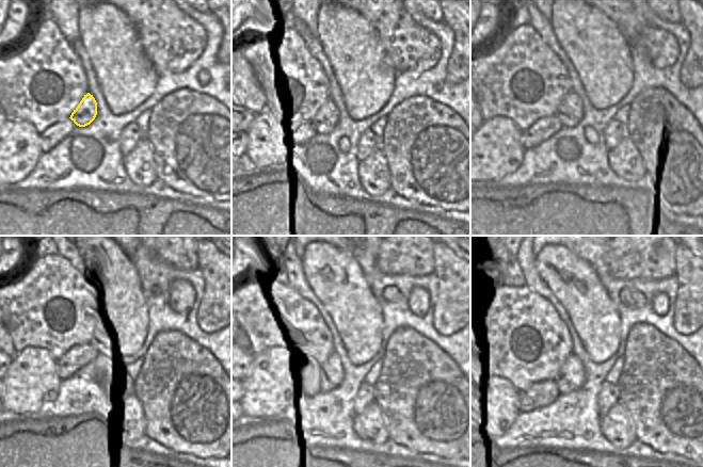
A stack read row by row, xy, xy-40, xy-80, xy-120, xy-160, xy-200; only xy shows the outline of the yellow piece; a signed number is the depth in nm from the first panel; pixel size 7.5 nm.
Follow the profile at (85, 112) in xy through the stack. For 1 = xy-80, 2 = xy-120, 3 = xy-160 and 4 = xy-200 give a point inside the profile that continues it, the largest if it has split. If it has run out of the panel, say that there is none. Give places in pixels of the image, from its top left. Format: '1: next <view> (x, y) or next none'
1: next xy-80 (569, 112)
2: next xy-120 (84, 354)
3: next xy-160 (330, 374)
4: next xy-200 (572, 375)

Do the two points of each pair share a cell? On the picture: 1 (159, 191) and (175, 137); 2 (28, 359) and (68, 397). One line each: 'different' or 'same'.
1: different
2: different

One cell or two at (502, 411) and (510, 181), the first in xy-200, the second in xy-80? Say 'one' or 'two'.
two

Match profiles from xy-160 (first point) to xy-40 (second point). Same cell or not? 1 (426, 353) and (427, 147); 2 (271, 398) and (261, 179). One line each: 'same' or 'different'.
1: same
2: different

